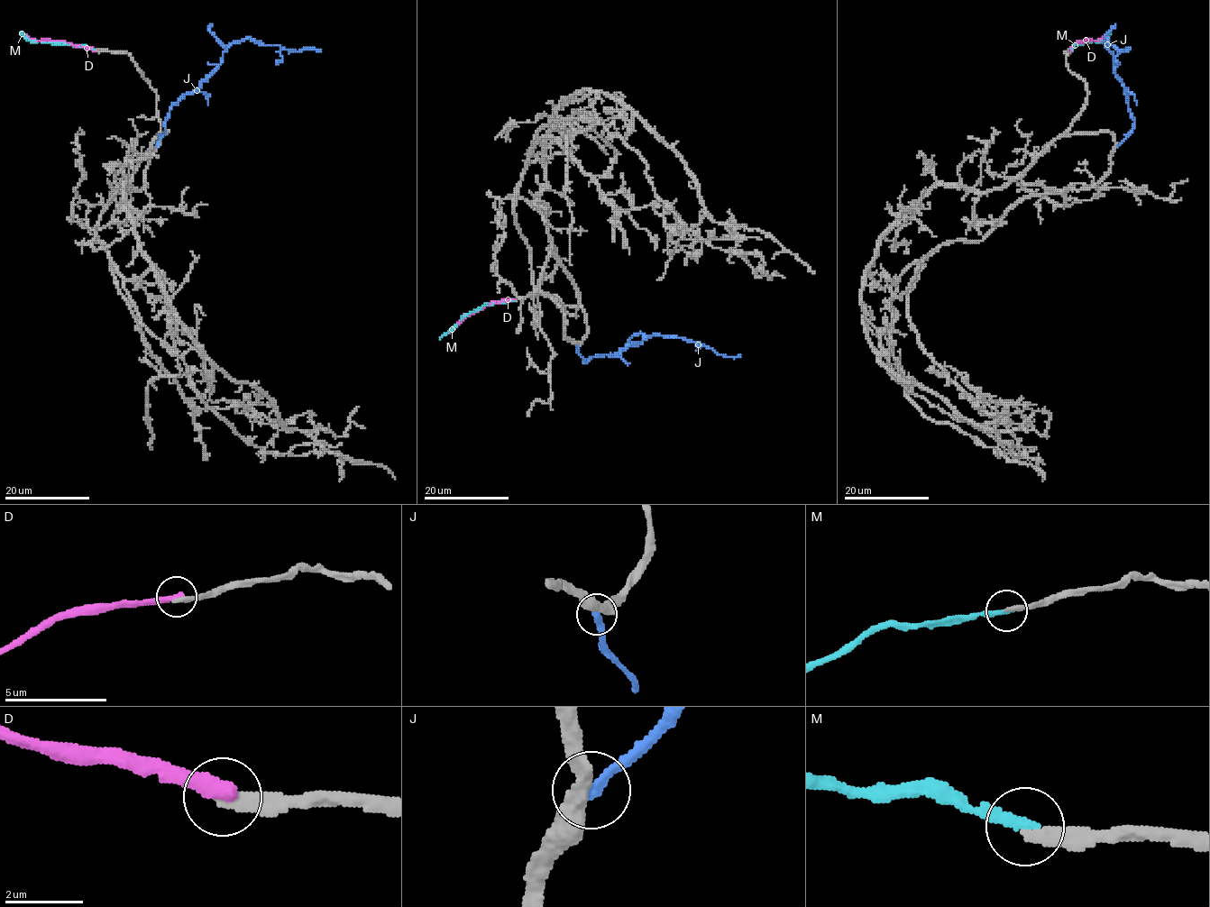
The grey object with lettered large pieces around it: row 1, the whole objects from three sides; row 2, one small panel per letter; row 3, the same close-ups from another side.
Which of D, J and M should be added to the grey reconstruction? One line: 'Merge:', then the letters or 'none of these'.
Merge: M

